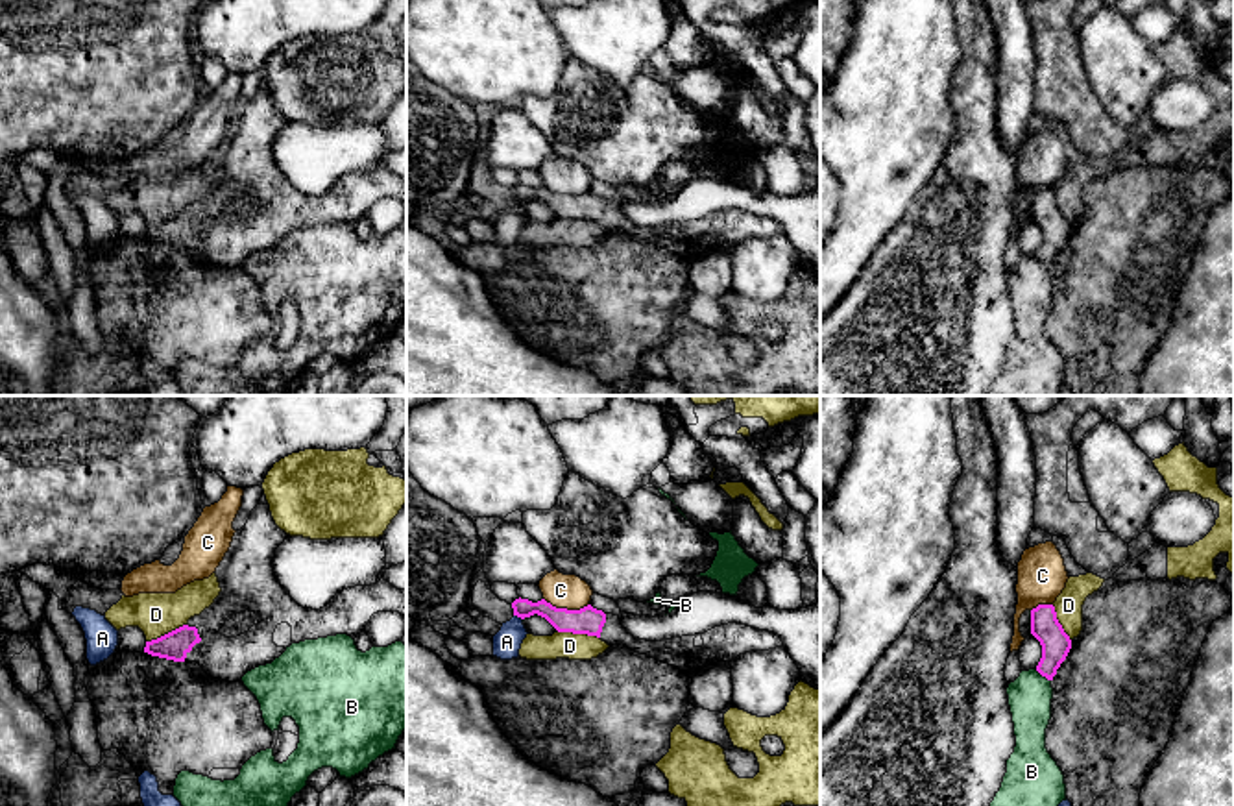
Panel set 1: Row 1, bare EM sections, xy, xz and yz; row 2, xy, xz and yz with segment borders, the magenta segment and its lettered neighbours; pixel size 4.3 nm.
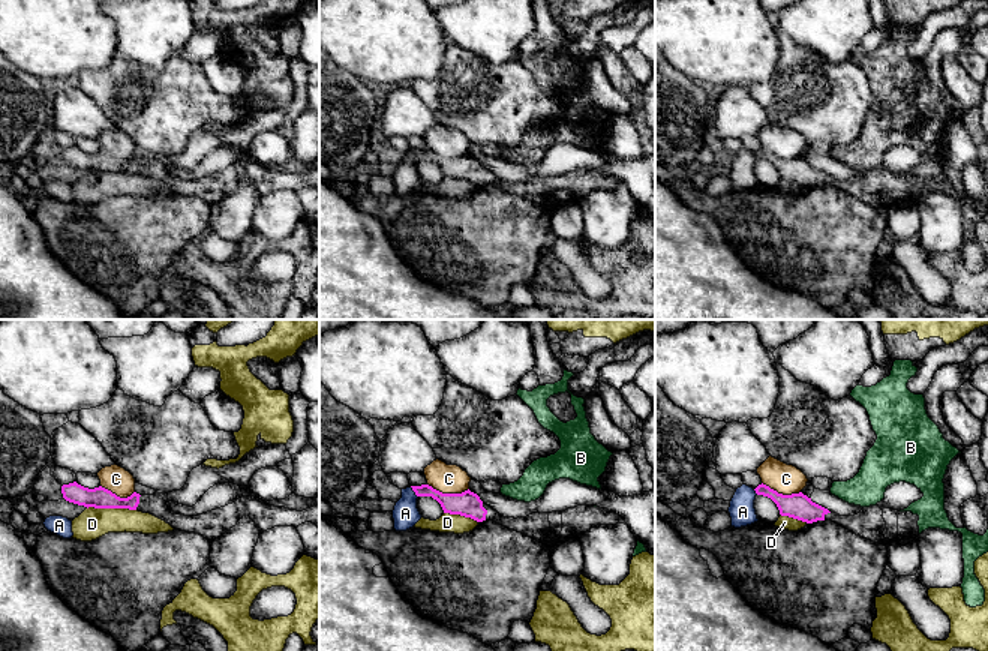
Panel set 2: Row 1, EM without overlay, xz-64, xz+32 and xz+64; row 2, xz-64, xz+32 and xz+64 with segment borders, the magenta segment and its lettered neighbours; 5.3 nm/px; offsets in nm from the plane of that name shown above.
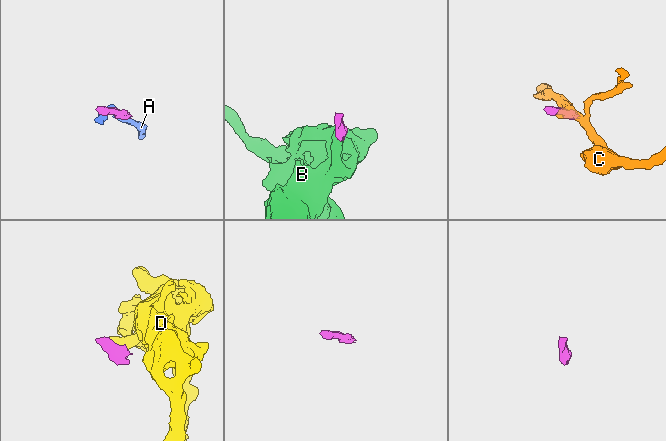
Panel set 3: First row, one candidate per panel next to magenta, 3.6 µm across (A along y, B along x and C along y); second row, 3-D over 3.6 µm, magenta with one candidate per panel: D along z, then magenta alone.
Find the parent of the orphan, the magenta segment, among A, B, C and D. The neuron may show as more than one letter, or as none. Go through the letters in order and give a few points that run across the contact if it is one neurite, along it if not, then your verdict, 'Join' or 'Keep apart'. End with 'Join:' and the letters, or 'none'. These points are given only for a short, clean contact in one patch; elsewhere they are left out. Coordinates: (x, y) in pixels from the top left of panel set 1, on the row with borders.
A: Line: xz (514, 614), (521, 620). Keep apart
B: Line: yz (1035, 670), (1050, 681). Keep apart
C: Line: xz (544, 598), (556, 607), (582, 609), (588, 605). Keep apart
D: Line: xz (556, 629), (595, 635), (599, 638). Keep apart
Join: none

